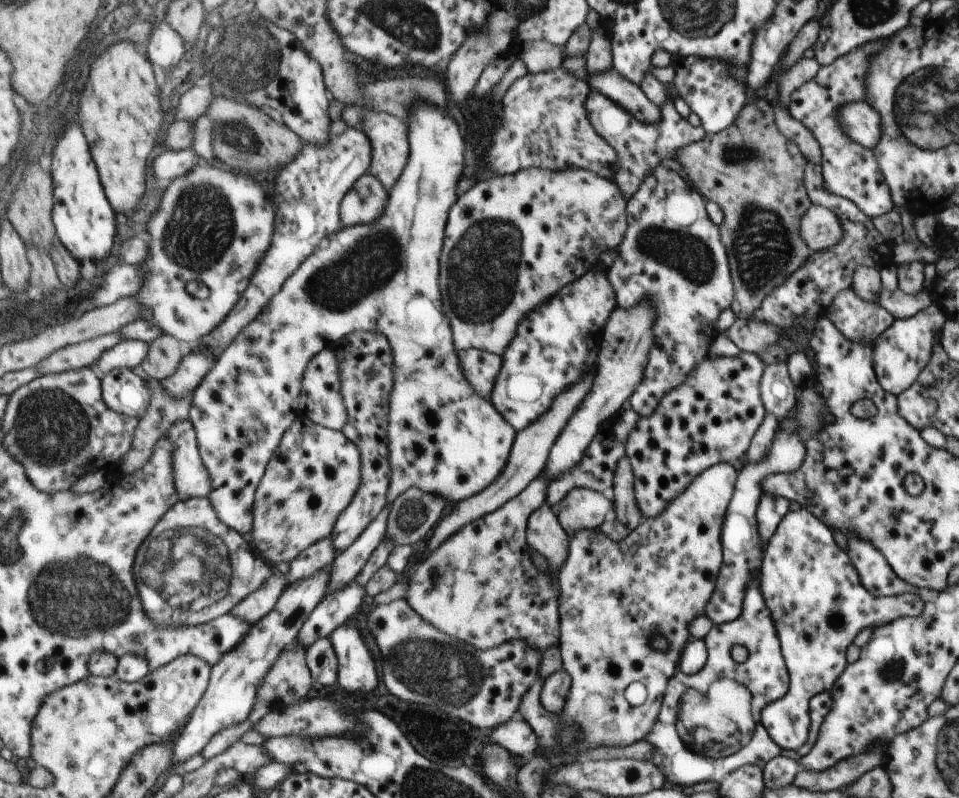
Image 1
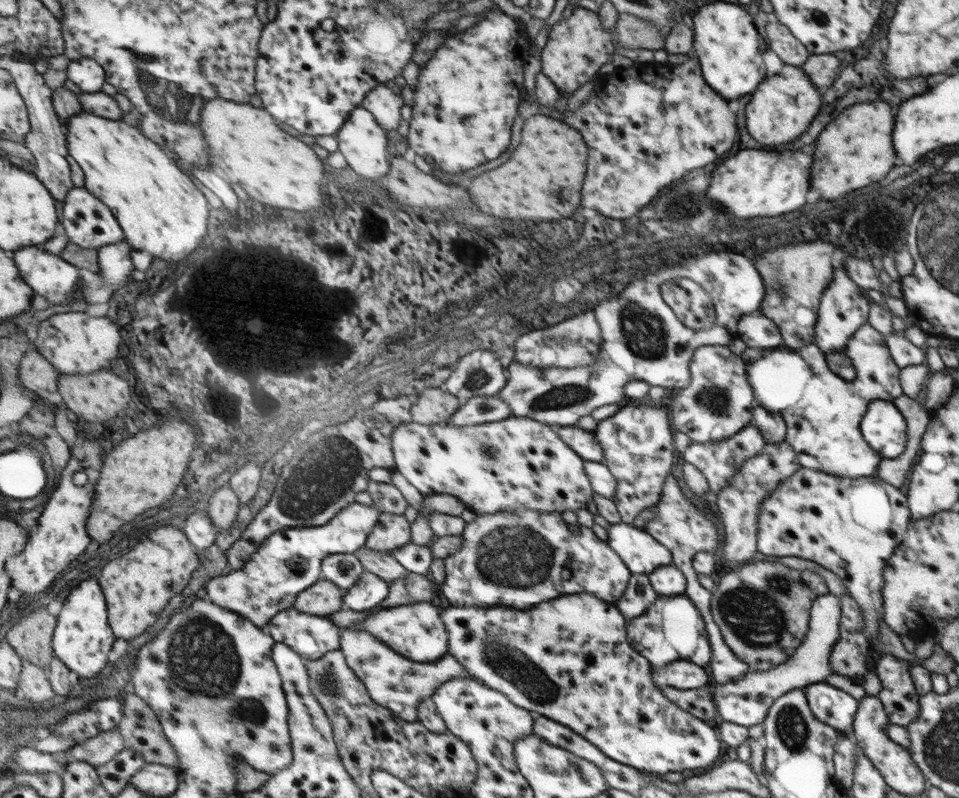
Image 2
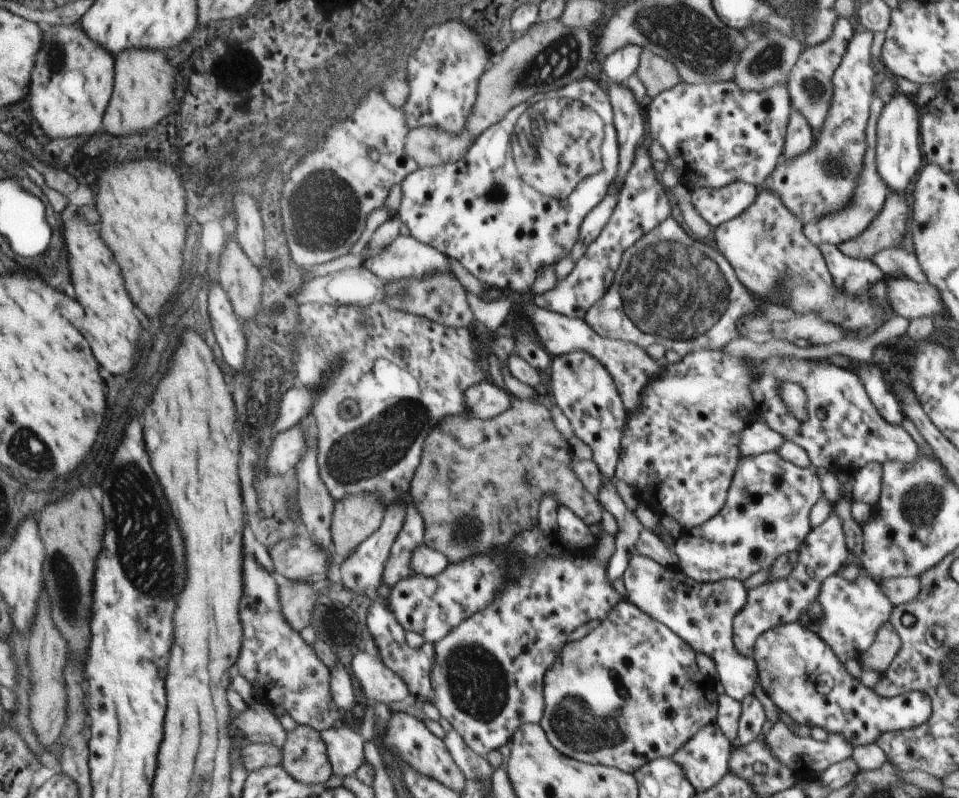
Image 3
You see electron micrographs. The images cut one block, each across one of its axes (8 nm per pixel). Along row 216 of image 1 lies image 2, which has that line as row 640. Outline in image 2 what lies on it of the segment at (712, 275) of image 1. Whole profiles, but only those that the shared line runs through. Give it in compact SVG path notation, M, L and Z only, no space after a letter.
M684 594L678 596L659 596L641 617L628 620L628 641L639 652L650 659L656 670L677 661L697 663L706 667L711 664L712 650L706 638L704 617L692 599Z

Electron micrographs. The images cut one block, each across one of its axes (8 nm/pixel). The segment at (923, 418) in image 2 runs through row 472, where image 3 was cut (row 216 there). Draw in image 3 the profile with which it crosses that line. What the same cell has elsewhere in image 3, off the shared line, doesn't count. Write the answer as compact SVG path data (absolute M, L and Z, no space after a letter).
M889 191L888 200L876 220L856 238L838 245L842 254L853 259L872 259L879 252L898 247L908 230L910 208L904 193Z

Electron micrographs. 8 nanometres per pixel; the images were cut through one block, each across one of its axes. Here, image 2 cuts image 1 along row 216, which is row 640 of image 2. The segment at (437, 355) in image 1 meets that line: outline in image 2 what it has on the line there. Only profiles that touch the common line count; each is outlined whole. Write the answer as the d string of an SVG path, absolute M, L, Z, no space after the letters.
M419 602L390 608L383 606L379 611L369 615L368 620L362 620L360 624L352 628L376 636L398 654L405 655L406 658L413 659L414 662L440 661L449 652L448 630L444 620L440 620L438 608L432 604Z

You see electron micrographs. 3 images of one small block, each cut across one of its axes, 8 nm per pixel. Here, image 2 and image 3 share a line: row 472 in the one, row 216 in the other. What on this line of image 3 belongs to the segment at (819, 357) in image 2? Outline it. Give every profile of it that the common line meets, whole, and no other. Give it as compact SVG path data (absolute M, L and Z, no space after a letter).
M874 97L869 108L869 119L866 122L866 156L865 165L862 174L859 175L859 185L857 193L854 195L853 201L849 203L841 211L827 214L824 218L812 221L804 225L805 234L809 237L810 242L816 246L824 244L840 245L851 238L856 238L860 233L864 232L884 208L885 201L888 200L889 186L883 181L878 172L876 164L876 146L877 146L877 120L880 113L883 112L885 102L881 98Z

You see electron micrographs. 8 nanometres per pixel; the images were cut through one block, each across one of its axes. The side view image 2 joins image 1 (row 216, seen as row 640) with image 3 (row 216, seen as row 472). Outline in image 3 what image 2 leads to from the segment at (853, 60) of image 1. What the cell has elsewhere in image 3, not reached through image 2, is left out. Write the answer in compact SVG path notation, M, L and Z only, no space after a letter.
M866 30L854 35L848 52L833 77L833 98L830 112L822 130L813 139L813 145L801 155L788 158L784 155L774 173L757 192L773 191L780 196L786 208L796 215L803 228L812 221L820 220L827 214L844 209L853 201L859 185L866 156L866 122L874 98L874 70L872 70L871 44L873 31Z

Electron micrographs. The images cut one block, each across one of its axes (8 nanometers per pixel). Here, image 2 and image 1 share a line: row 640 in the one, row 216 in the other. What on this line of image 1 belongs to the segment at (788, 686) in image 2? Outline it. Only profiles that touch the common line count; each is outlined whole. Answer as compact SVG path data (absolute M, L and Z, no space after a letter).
M812 205L802 218L800 234L811 251L826 251L842 240L842 222L830 209Z

